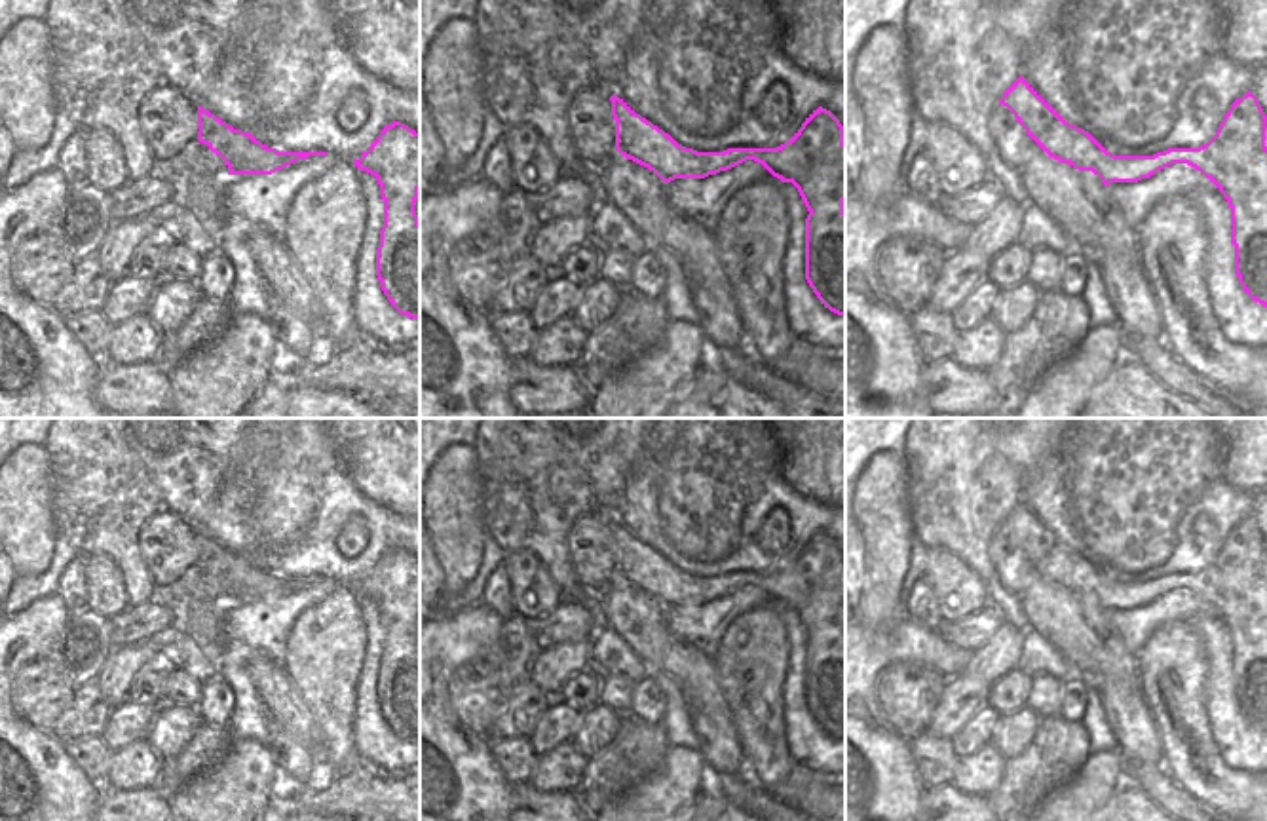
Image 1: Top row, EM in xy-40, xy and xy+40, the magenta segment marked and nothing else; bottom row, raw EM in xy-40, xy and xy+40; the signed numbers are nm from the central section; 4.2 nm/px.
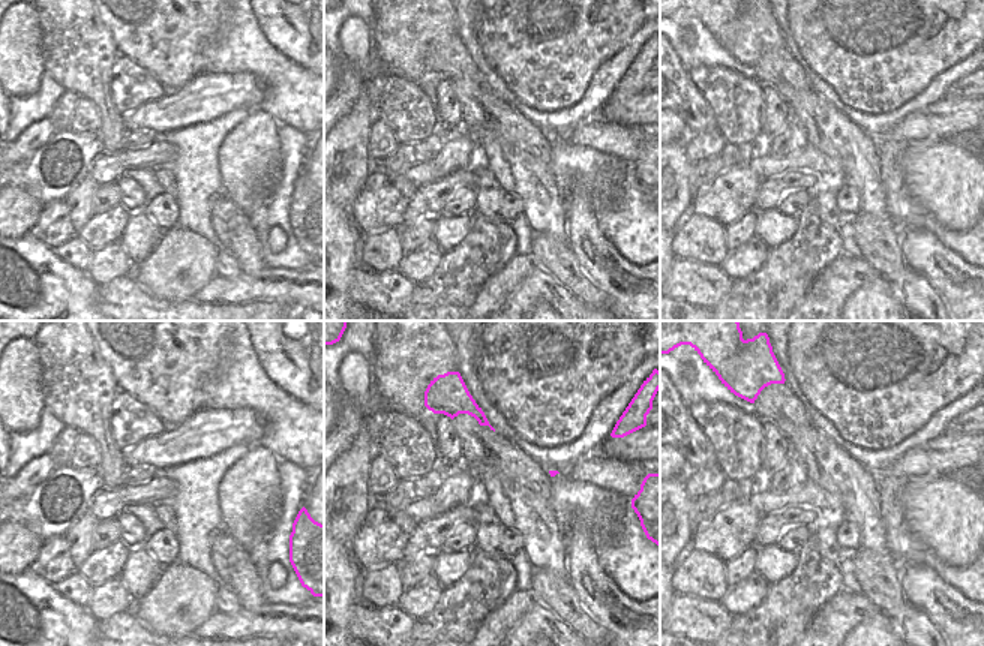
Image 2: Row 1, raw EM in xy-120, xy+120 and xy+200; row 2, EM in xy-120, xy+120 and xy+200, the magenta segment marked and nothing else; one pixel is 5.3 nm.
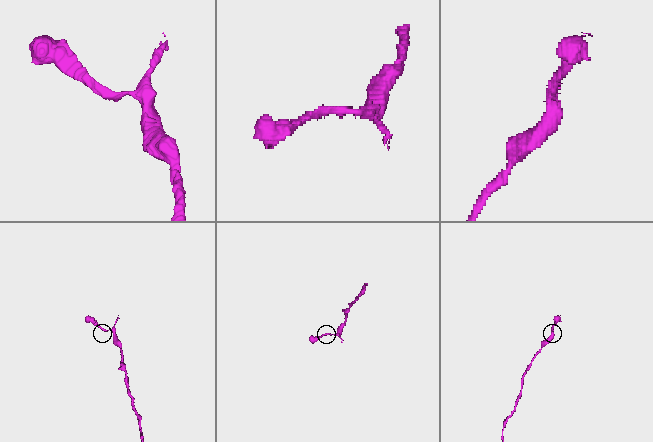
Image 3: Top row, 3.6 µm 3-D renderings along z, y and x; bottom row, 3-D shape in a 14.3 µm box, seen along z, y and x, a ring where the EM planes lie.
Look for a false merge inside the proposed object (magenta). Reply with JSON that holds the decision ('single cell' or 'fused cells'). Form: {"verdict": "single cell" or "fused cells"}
{"verdict": "single cell"}

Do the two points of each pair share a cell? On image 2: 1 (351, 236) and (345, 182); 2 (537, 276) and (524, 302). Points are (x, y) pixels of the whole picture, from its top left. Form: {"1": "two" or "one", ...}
{"1": "two", "2": "one"}

